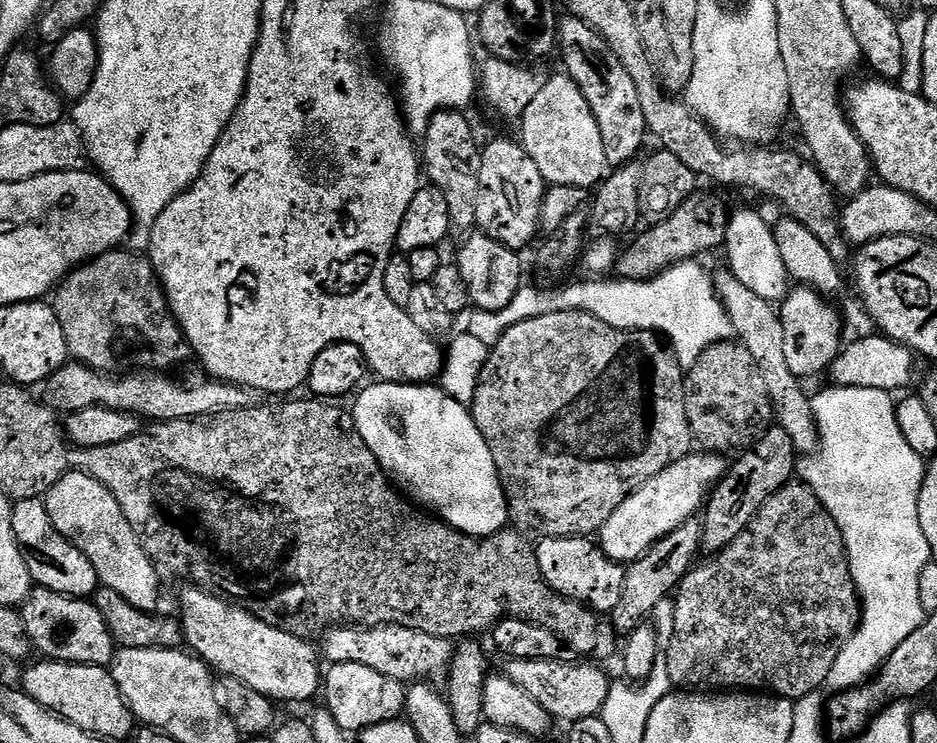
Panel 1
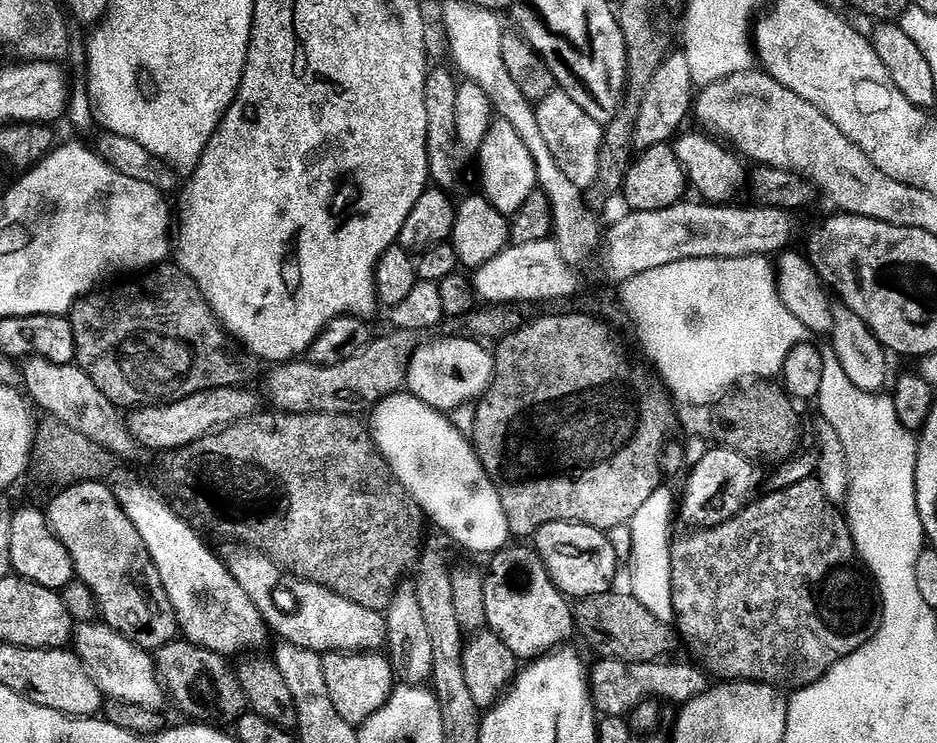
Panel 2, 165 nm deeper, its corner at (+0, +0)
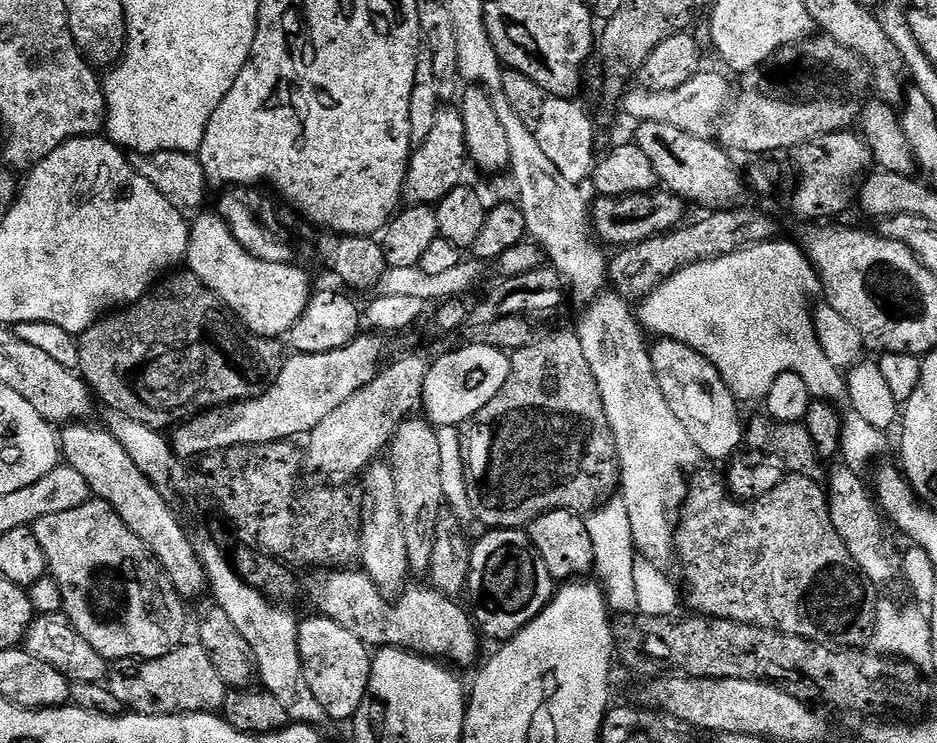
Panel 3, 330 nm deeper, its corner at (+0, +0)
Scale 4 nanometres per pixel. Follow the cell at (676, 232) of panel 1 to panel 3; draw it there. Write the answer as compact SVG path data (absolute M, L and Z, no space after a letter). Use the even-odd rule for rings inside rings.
M845 130L822 134L791 149L790 156L797 176L796 189L792 192L792 208L798 215L816 220L812 222L832 222L854 204L854 189L861 177L869 171L868 164L873 163L868 141L863 135L856 133L855 136L854 133Z

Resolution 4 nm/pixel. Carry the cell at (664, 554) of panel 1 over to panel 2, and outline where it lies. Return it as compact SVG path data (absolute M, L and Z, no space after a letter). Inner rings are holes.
M709 447L702 462L690 469L688 480L678 500L678 516L689 524L689 529L717 528L740 513L753 495L752 487L760 480L760 472L749 457L729 448ZM684 493L684 496L683 496ZM749 495L749 496L748 496Z

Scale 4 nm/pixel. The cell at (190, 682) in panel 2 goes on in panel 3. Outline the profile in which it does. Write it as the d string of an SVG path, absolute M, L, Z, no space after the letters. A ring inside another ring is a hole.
M185 642L170 654L153 660L117 660L106 677L108 692L137 716L179 716L190 712L219 713L230 691L222 682L210 654L199 642Z

